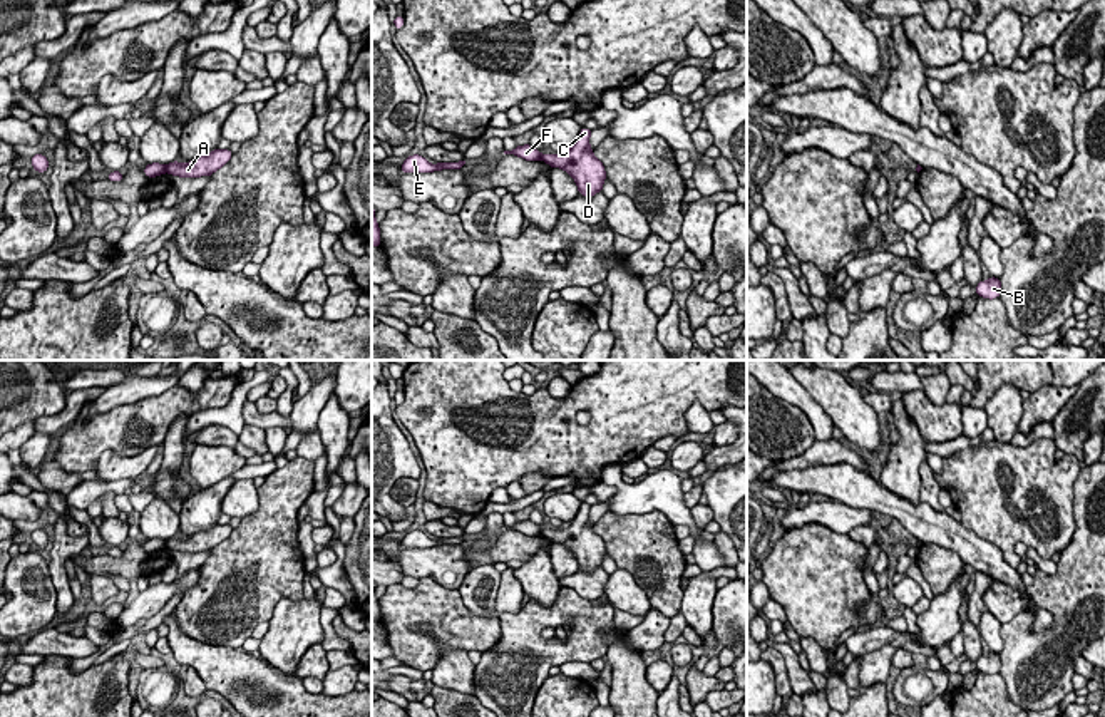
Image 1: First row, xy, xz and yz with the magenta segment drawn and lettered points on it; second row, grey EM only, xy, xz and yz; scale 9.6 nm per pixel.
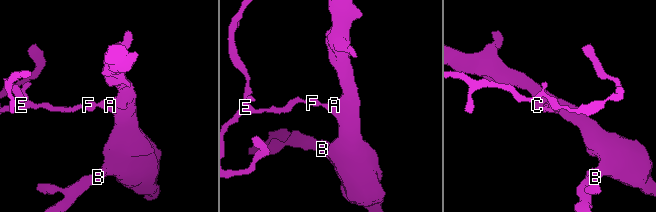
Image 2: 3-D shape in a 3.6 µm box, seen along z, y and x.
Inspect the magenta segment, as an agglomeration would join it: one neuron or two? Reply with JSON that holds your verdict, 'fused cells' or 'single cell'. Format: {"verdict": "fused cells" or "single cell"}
{"verdict": "fused cells"}

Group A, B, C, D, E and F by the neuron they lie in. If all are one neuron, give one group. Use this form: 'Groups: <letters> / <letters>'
Groups: A B C D / E F

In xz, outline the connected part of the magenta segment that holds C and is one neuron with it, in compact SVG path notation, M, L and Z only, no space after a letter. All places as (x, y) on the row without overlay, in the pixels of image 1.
M583 503L571 524L564 529L542 529L541 534L551 543L561 543L573 551L579 570L591 573L603 565L604 541L589 523L591 504Z

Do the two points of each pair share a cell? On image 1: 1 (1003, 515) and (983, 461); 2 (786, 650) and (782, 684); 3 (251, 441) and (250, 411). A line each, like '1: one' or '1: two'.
1: one
2: two
3: two

